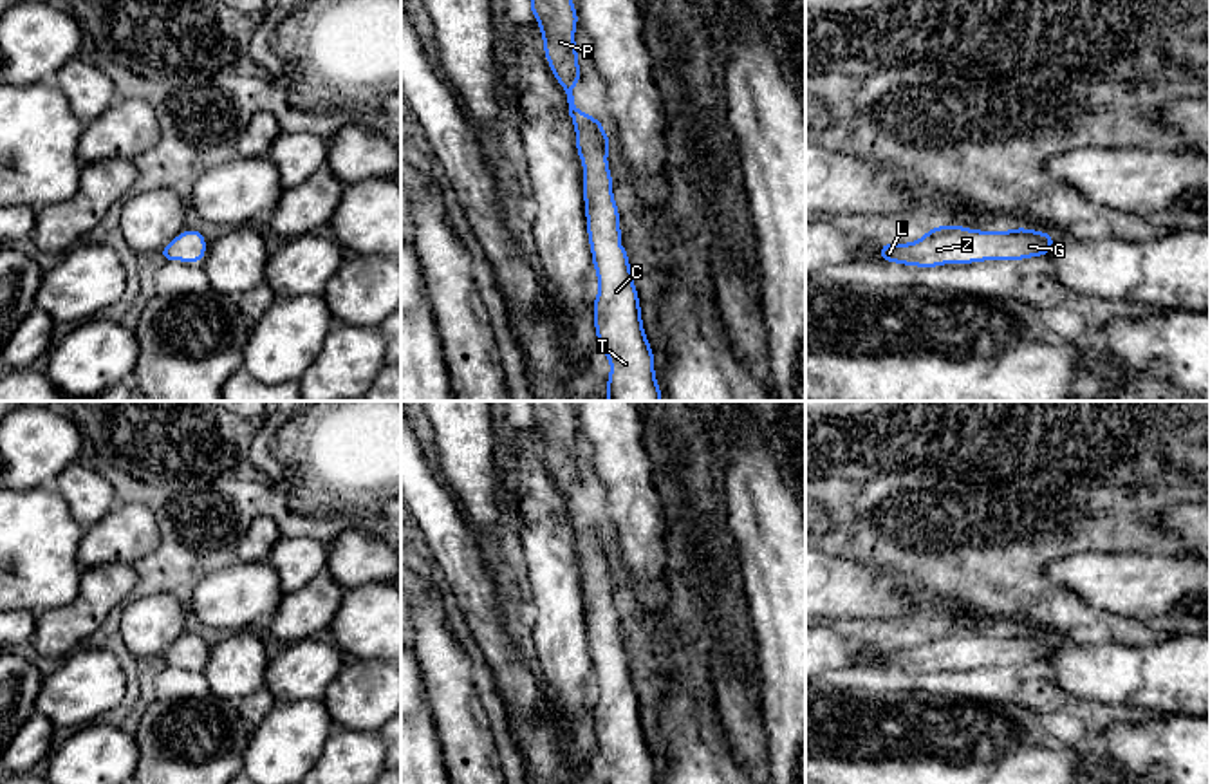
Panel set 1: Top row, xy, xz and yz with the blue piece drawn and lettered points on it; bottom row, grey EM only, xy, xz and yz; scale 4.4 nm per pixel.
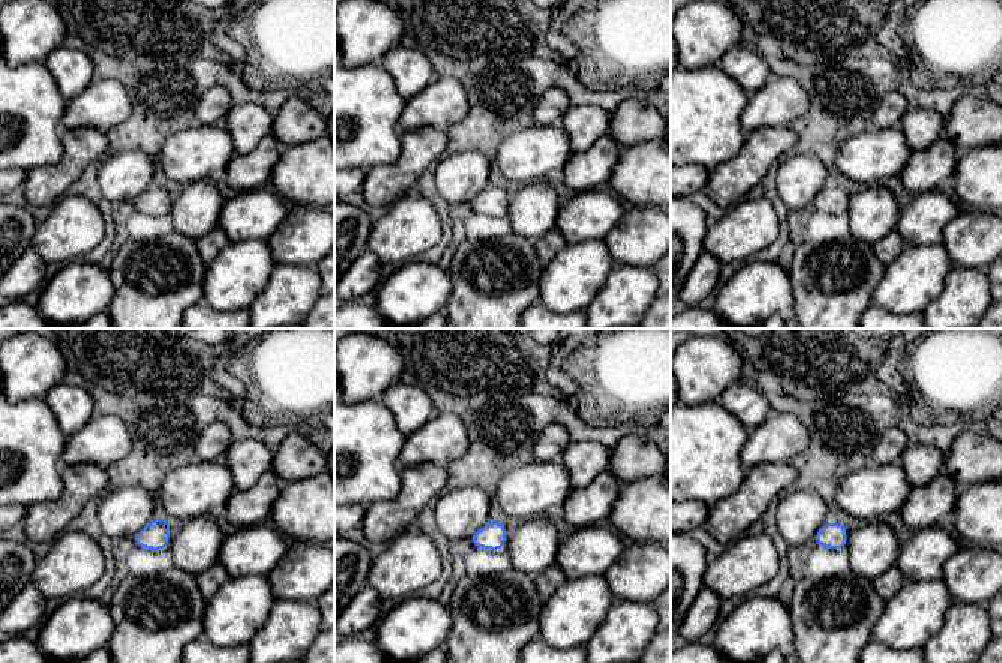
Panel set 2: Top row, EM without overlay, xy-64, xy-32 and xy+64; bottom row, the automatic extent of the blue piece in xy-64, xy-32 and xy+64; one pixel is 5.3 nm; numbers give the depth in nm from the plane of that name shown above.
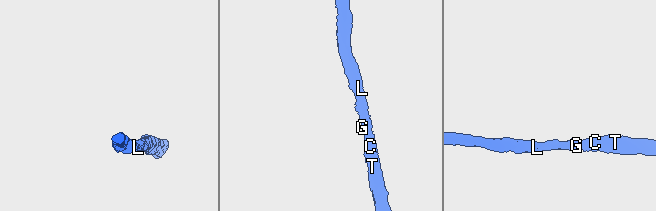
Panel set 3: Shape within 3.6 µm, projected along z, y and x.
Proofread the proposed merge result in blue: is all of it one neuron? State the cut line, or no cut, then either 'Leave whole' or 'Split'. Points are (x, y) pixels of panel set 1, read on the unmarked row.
No split. Leave whole

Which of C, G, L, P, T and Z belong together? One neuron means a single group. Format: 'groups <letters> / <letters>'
groups C G L P T Z

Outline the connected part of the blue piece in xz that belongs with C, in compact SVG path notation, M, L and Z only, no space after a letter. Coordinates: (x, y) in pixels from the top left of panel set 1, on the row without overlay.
M529 401L529 405L531 419L540 428L547 468L567 499L569 520L576 535L576 555L585 573L582 580L582 594L592 670L600 688L598 701L592 706L598 753L610 764L609 784L656 784L654 757L643 733L639 701L632 685L628 658L619 650L619 614L612 602L614 585L610 582L609 567L605 565L609 560L610 544L601 537L603 527L600 524L591 522L574 509L572 493L582 484L574 448L578 417L571 401Z

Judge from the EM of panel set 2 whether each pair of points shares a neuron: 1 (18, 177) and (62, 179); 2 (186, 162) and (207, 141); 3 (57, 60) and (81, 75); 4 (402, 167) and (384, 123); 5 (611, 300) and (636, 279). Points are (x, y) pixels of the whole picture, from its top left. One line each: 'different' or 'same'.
1: different
2: same
3: same
4: different
5: same

